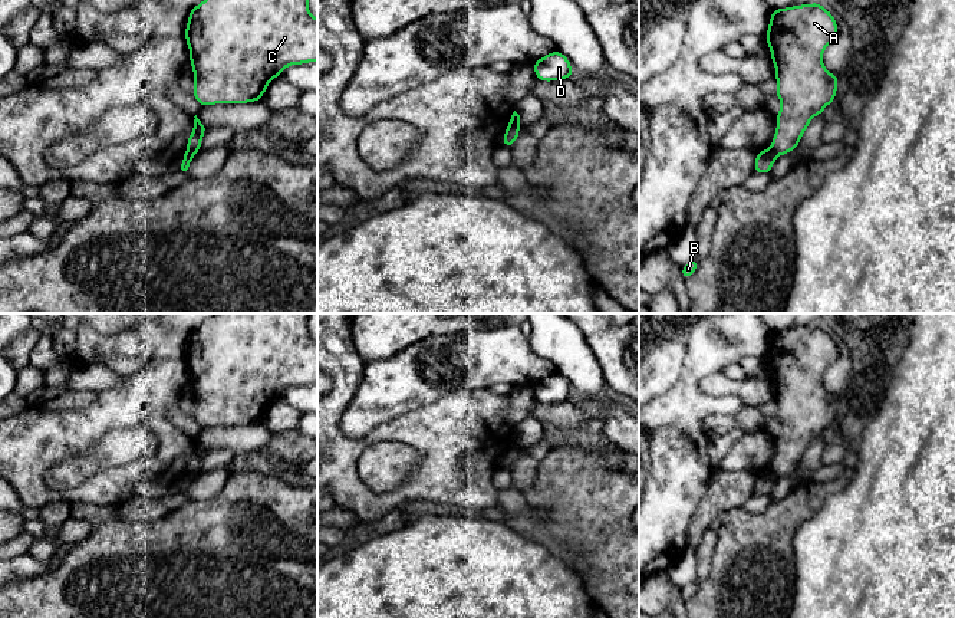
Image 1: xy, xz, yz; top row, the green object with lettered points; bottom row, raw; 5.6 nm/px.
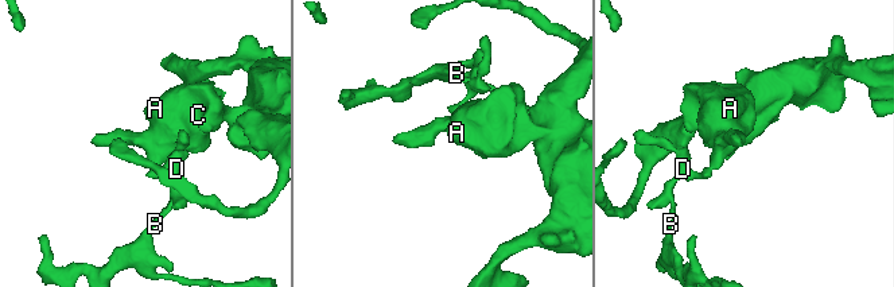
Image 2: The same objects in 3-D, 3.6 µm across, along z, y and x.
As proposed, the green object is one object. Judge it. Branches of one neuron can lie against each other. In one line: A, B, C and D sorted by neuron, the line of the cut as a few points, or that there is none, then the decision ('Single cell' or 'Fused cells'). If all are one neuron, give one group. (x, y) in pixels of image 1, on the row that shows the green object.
Groups: A C / B D. Split along xz (509, 125), (519, 127). Fused cells

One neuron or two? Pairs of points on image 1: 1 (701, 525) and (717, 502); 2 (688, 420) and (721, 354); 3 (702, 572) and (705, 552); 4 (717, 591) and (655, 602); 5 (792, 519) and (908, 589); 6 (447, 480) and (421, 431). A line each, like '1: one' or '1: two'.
1: one
2: one
3: one
4: two
5: two
6: one

